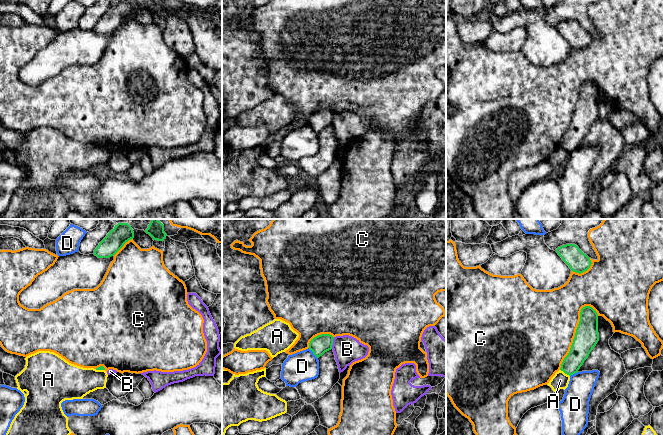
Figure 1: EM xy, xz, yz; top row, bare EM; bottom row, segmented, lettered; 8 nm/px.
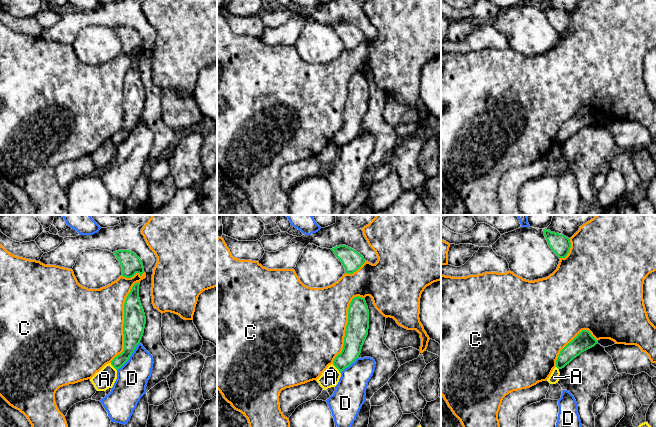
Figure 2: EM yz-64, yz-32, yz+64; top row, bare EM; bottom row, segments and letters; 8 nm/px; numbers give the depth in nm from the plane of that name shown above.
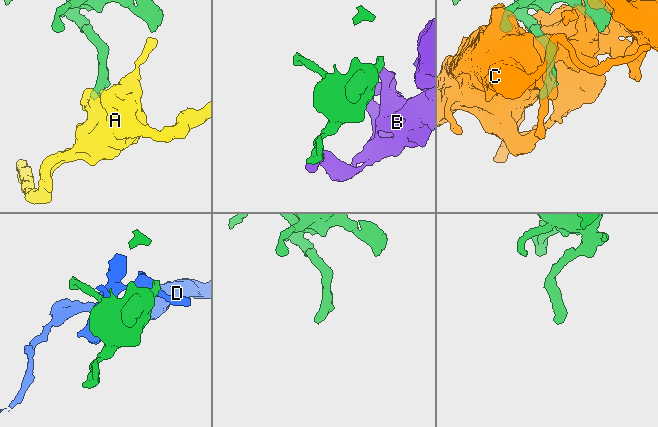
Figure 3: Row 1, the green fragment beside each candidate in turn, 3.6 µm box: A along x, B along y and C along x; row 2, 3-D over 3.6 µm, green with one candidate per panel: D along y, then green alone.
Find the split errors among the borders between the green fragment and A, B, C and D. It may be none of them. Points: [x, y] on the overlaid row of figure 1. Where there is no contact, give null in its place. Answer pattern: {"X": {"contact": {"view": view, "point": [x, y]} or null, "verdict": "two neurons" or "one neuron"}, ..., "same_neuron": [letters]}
{"A": {"contact": {"view": "yz", "point": [565, 373]}, "verdict": "two neurons"}, "B": {"contact": {"view": "xz", "point": [332, 343]}, "verdict": "two neurons"}, "C": {"contact": {"view": "yz", "point": [575, 335]}, "verdict": "two neurons"}, "D": {"contact": {"view": "xz", "point": [313, 353]}, "verdict": "two neurons"}, "same_neuron": []}

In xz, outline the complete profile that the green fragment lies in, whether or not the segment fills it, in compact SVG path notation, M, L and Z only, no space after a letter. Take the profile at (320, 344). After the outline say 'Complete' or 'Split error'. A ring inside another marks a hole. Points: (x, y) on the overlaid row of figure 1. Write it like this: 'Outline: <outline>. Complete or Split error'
Outline: M321 334L314 337L309 343L309 349L319 358L332 349L334 337L330 334Z. Complete

